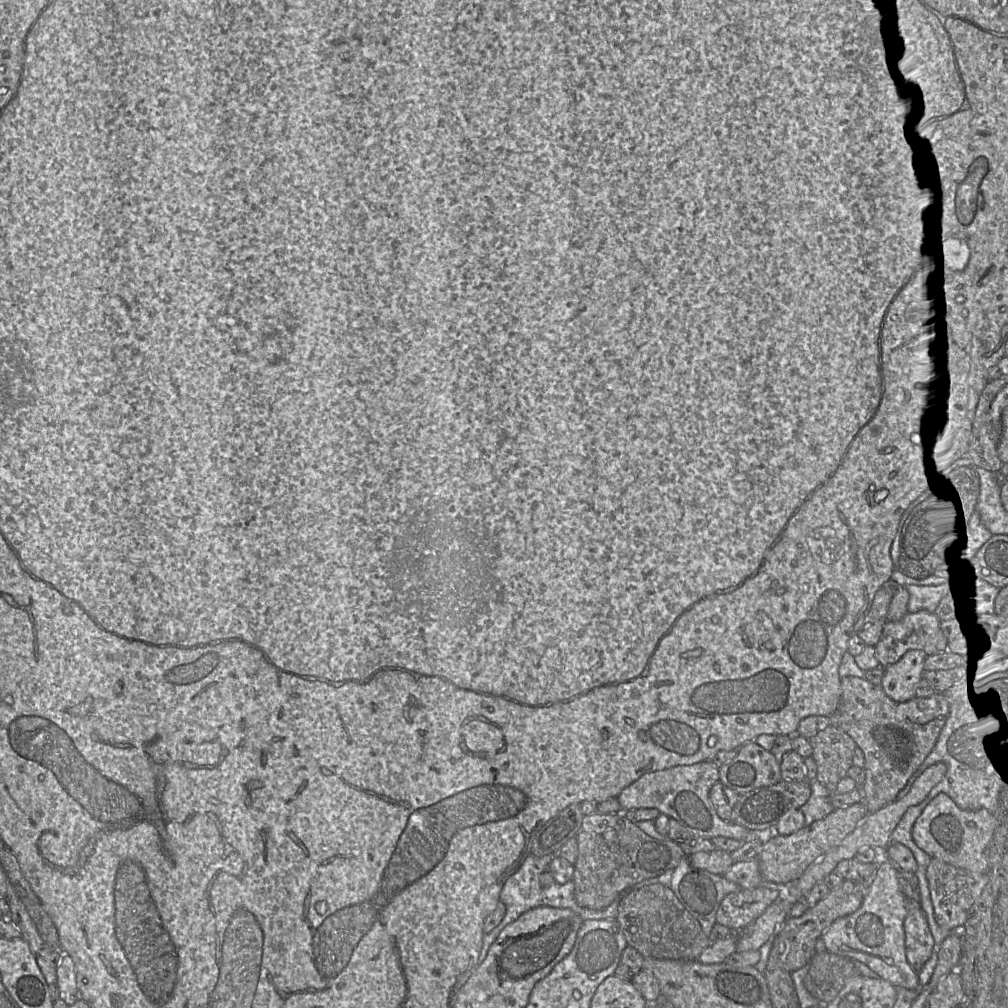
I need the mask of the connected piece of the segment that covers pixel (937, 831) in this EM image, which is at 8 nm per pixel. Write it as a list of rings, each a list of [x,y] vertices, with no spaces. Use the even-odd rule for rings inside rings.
[[[939,793],[916,819],[912,828],[912,837],[915,843],[932,858],[972,872],[987,873],[986,849],[996,827],[996,817],[988,809],[963,810],[949,795]]]

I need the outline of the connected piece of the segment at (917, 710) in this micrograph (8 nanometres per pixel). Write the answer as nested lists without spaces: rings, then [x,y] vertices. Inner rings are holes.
[[[856,676],[841,678],[841,698],[837,709],[829,716],[830,724],[846,732],[864,753],[866,779],[861,785],[863,803],[869,813],[874,813],[895,801],[909,778],[918,770],[934,748],[939,734],[949,715],[950,704],[946,693],[935,693],[930,697],[914,697],[905,702],[889,698],[881,685],[876,685]]]

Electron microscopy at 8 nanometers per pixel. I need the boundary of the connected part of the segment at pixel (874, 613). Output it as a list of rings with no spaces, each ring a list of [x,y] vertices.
[[[893,579],[887,580],[875,593],[872,605],[857,634],[868,646],[875,646],[882,634],[892,597],[900,585]]]

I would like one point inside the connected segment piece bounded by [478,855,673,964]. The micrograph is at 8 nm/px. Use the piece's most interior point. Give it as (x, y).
(522, 891)

